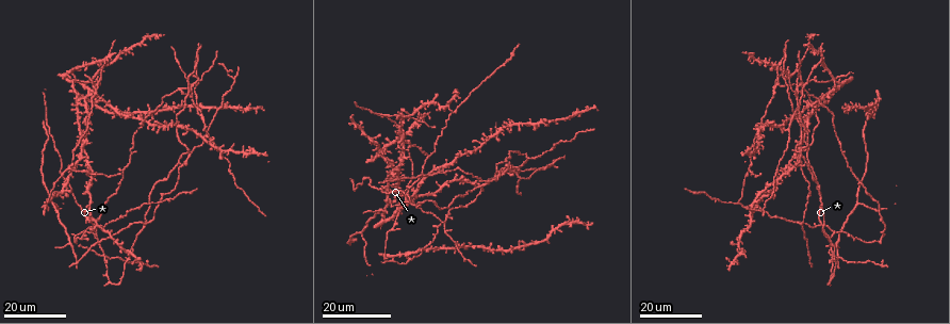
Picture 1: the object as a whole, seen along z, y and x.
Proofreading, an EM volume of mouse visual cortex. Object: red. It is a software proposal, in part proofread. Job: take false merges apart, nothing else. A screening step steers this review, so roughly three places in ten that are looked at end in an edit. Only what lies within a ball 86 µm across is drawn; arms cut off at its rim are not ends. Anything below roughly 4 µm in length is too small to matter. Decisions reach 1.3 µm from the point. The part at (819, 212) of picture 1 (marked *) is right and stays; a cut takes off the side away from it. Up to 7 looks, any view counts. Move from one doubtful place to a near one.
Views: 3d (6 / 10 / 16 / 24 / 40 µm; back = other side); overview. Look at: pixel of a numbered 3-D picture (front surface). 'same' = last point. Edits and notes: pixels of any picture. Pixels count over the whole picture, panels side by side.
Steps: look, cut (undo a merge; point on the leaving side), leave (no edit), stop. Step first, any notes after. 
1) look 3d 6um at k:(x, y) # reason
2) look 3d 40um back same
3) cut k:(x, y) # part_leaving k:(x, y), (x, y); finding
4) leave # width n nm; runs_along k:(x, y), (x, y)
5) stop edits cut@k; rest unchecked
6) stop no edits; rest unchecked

look 3d 24um at 1:(103, 258) # looks like a crossing

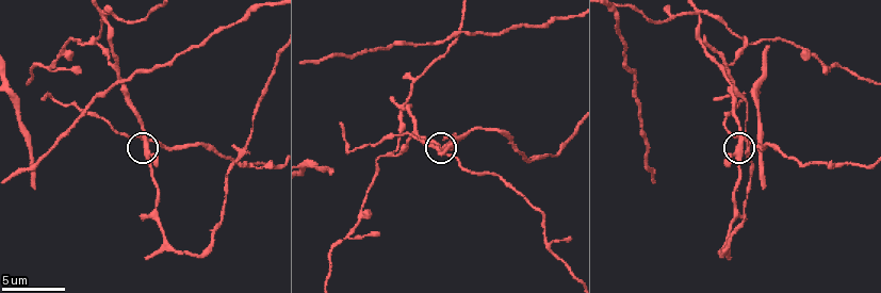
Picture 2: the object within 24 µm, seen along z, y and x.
look 3d 6um at 2:(143, 138)

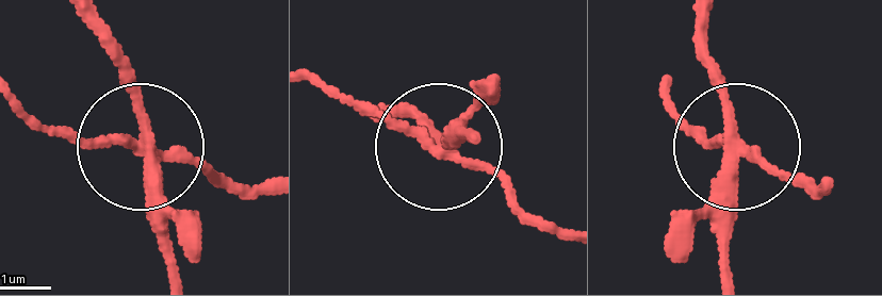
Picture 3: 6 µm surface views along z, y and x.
cut 3:(210, 173) # side_arm 63 um; arms 4; a second neuron is stuck on

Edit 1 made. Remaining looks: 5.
look overview

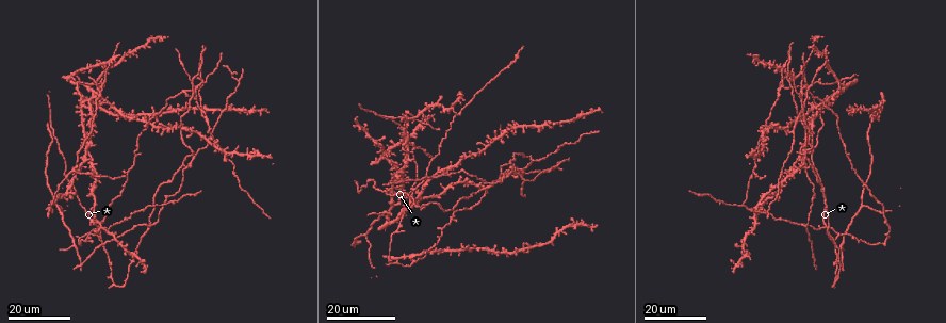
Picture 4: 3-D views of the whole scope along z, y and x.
look 3d 24um at 4:(837, 235) # three arms meet

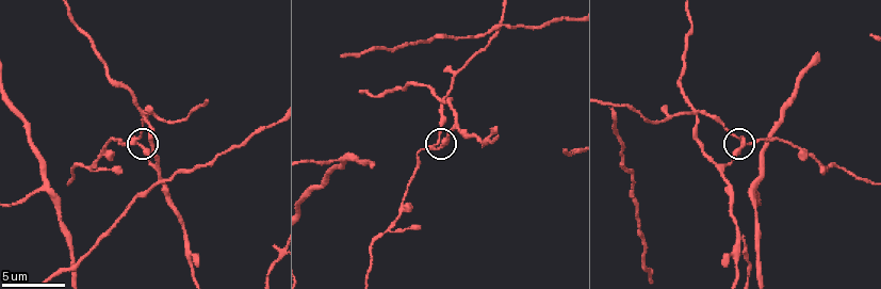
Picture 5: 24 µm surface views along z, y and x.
look 3d 6um at 5:(433, 147)

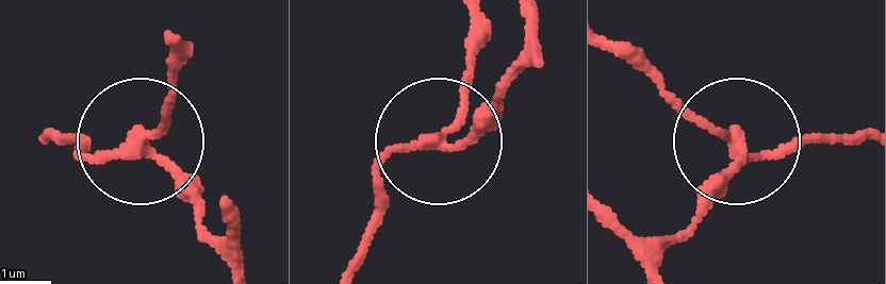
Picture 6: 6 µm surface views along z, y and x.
look 3d 6um back at 6:(138, 149)

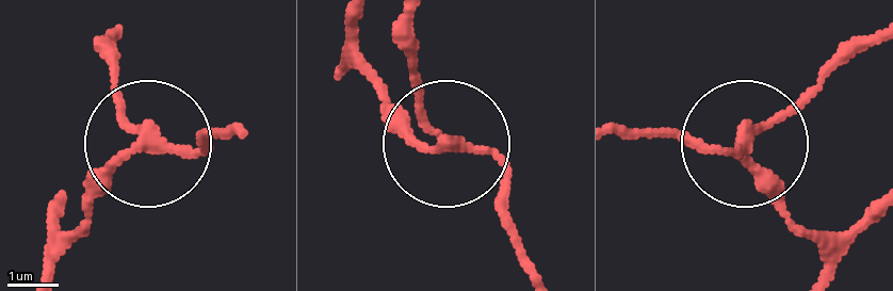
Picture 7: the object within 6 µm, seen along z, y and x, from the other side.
leave # width 190 nm; runs_along 7:(117, 33), (117, 110), (134, 148), (70, 233); all the same neuron

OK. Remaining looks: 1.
stop edits cut@3; rest unchecked

